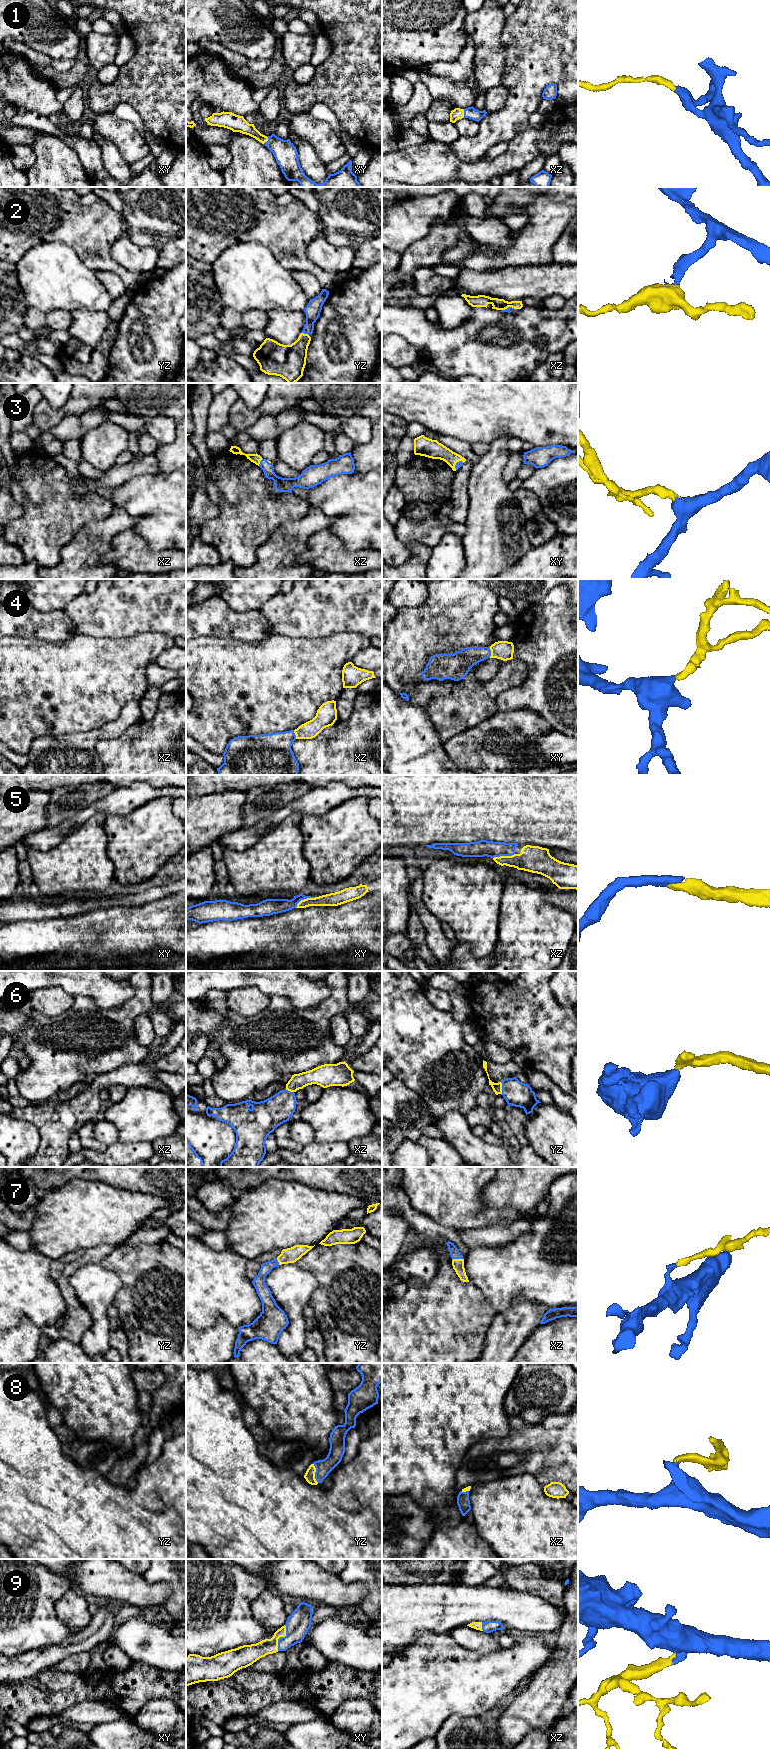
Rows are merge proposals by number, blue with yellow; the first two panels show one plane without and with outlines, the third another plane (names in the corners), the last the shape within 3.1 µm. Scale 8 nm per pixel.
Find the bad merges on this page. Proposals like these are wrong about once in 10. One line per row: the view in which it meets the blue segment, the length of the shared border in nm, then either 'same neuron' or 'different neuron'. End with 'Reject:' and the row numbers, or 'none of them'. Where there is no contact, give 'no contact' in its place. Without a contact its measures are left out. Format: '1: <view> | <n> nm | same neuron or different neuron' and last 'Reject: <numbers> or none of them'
1: xy | 70 nm | same neuron
2: yz | 60 nm | same neuron
3: xz | 70 nm | same neuron
4: xy | 90 nm | same neuron
5: xy | 190 nm | same neuron
6: yz | 100 nm | same neuron
7: xz | 90 nm | same neuron
8: yz | 170 nm | same neuron
9: xy | 220 nm | same neuron
Reject: none of them

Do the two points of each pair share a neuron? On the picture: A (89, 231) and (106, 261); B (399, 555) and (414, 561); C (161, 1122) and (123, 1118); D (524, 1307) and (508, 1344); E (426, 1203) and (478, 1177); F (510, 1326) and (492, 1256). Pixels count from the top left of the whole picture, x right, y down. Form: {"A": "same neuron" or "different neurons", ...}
{"A": "same neuron", "B": "different neurons", "C": "same neuron", "D": "same neuron", "E": "same neuron", "F": "different neurons"}

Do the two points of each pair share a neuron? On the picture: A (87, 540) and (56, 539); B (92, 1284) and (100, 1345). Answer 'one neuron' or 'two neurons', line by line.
A: two neurons
B: one neuron

